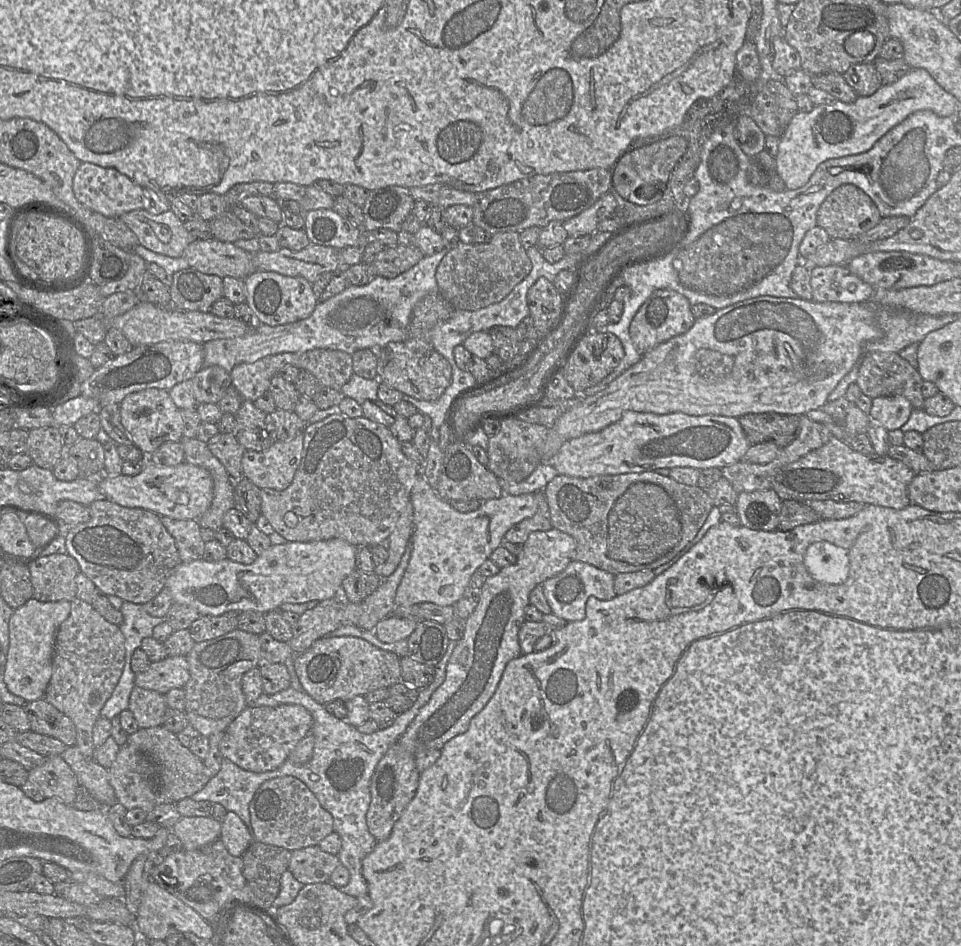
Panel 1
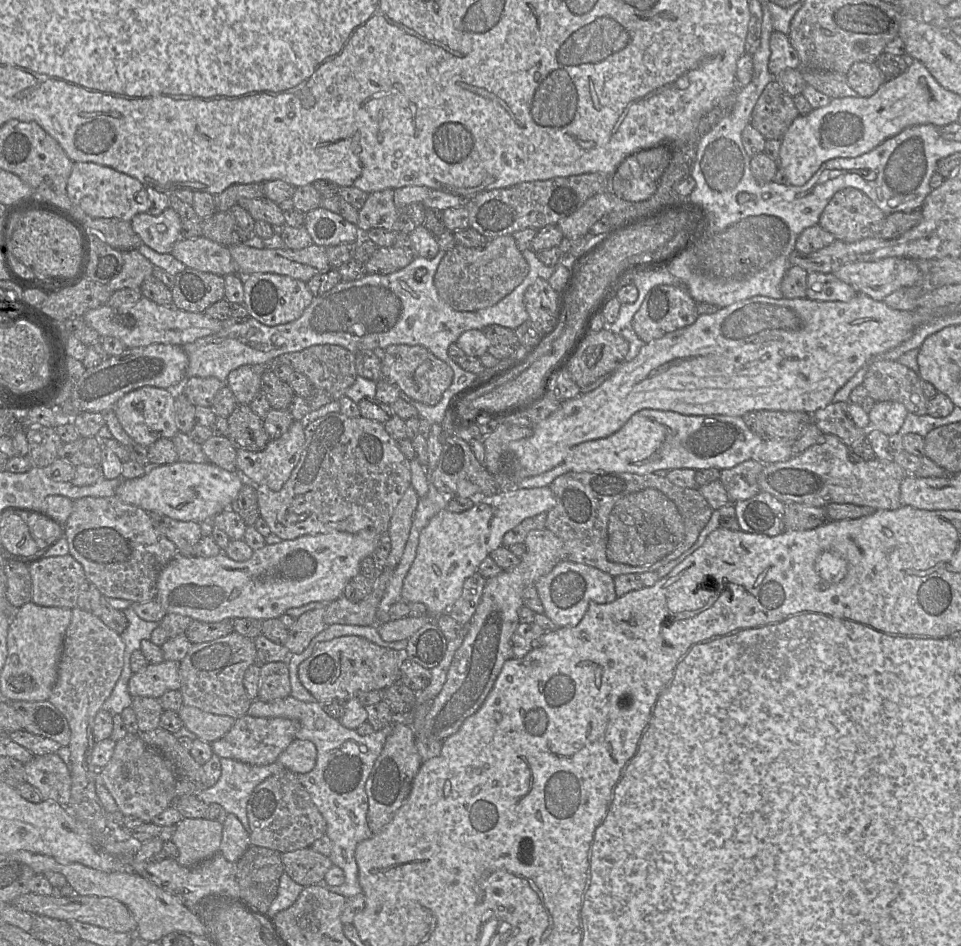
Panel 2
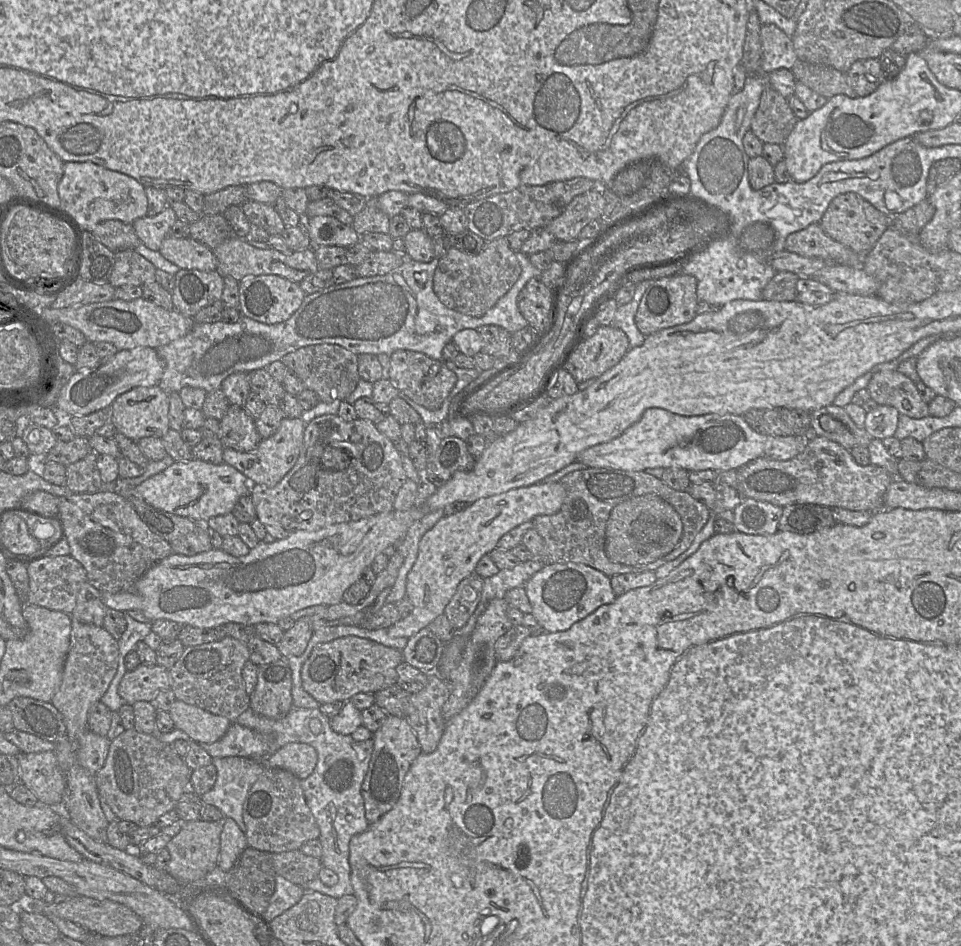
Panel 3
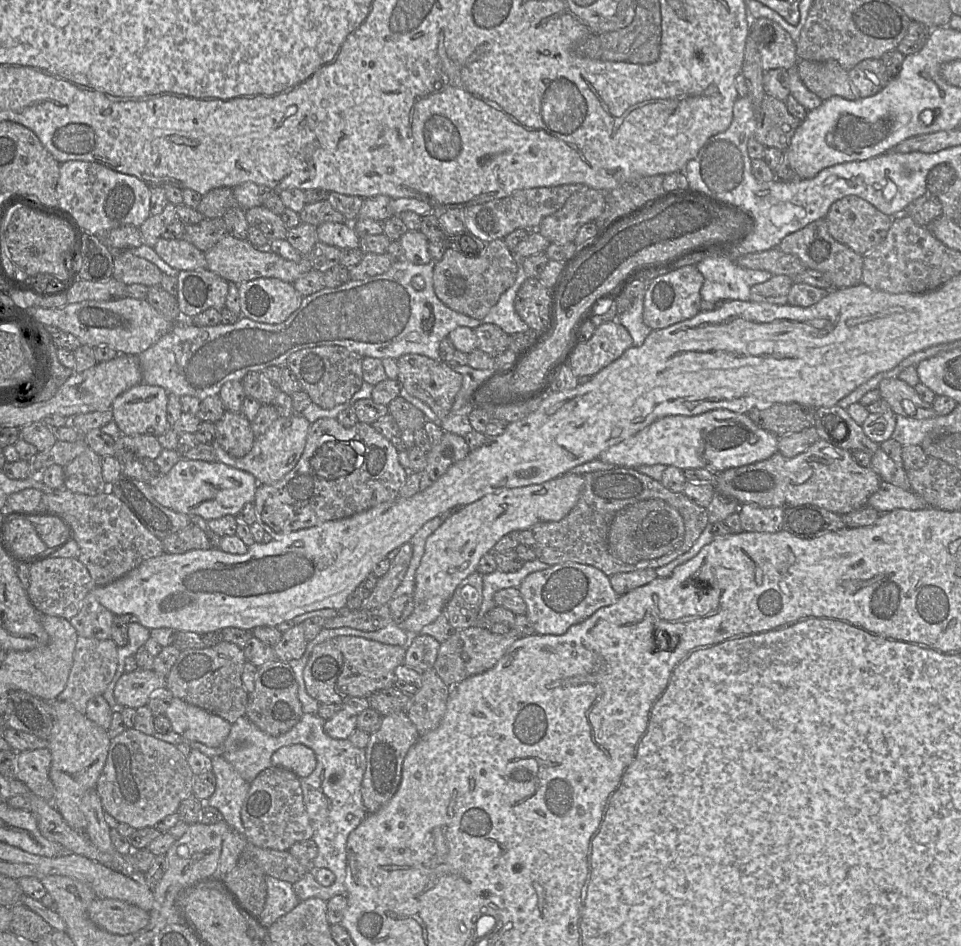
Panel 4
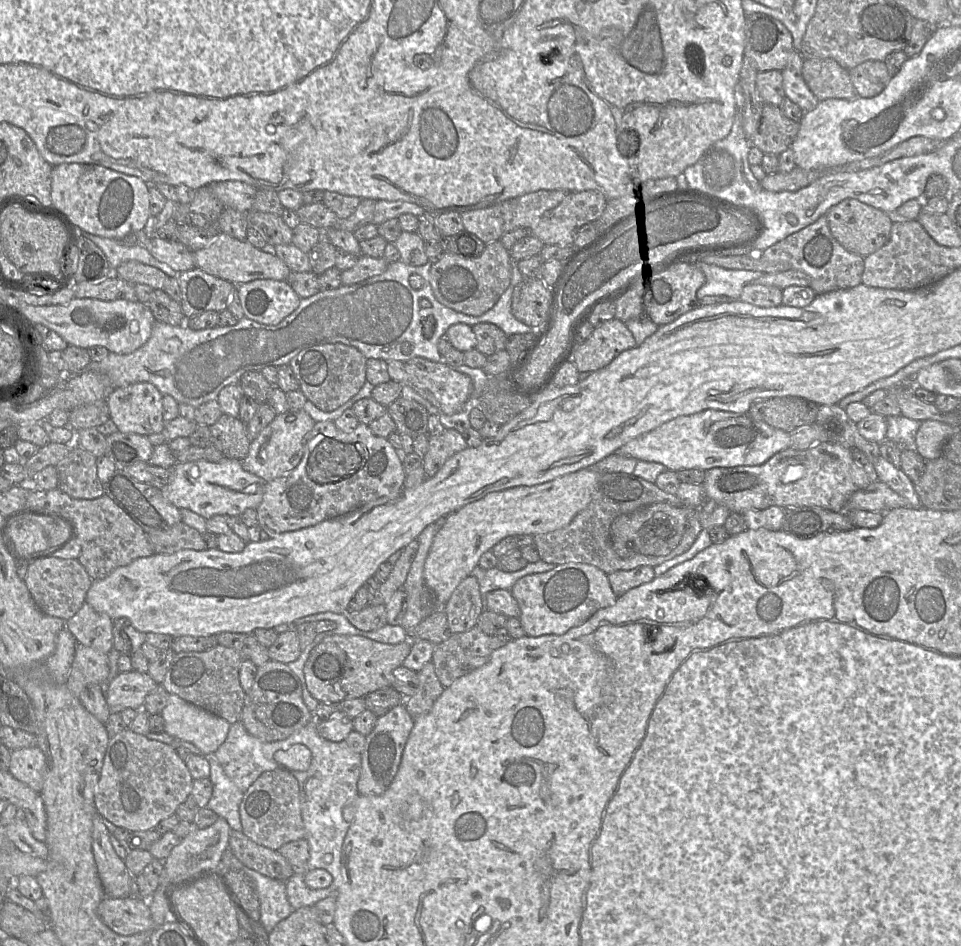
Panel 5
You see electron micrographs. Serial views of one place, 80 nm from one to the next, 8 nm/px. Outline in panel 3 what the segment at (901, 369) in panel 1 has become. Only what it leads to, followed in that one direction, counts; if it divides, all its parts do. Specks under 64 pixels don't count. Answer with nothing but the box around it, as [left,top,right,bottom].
[867,370,930,419]

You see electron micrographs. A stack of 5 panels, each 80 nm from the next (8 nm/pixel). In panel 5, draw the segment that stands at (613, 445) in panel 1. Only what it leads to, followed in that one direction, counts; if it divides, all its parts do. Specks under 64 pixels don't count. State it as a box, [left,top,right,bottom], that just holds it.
[616,409,790,470]

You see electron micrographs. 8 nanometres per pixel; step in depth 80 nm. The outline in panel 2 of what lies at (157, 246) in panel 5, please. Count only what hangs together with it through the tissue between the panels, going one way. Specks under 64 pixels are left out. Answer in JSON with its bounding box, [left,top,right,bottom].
[171,236,238,276]

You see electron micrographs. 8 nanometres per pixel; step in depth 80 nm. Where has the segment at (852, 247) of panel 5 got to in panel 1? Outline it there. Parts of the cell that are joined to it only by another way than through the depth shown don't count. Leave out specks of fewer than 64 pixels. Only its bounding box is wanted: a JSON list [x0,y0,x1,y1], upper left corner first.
[817,184,882,239]

